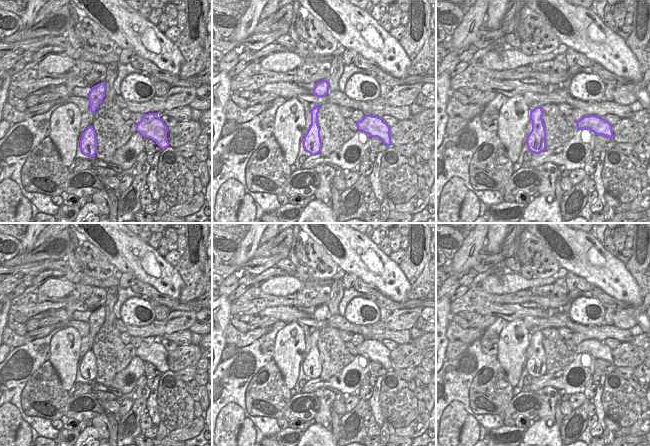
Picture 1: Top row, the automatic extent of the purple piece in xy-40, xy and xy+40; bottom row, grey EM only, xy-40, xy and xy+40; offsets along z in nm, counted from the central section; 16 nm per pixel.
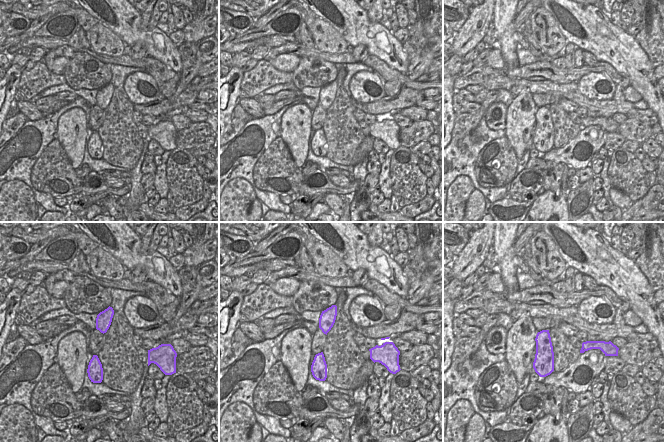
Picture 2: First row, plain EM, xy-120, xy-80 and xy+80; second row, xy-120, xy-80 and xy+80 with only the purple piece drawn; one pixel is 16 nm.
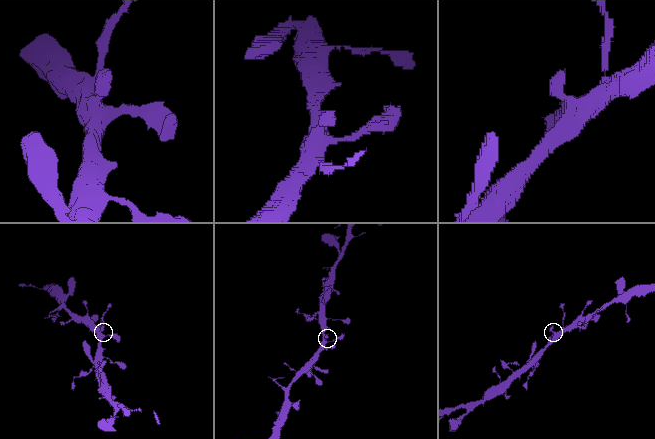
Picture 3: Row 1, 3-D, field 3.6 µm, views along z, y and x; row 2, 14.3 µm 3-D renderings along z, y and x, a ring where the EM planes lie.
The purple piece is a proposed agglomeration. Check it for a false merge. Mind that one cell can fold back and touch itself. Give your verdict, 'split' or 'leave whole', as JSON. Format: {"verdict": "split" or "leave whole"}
{"verdict": "leave whole"}

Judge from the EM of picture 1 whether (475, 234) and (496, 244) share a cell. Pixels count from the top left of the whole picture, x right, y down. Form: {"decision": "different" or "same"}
{"decision": "different"}

